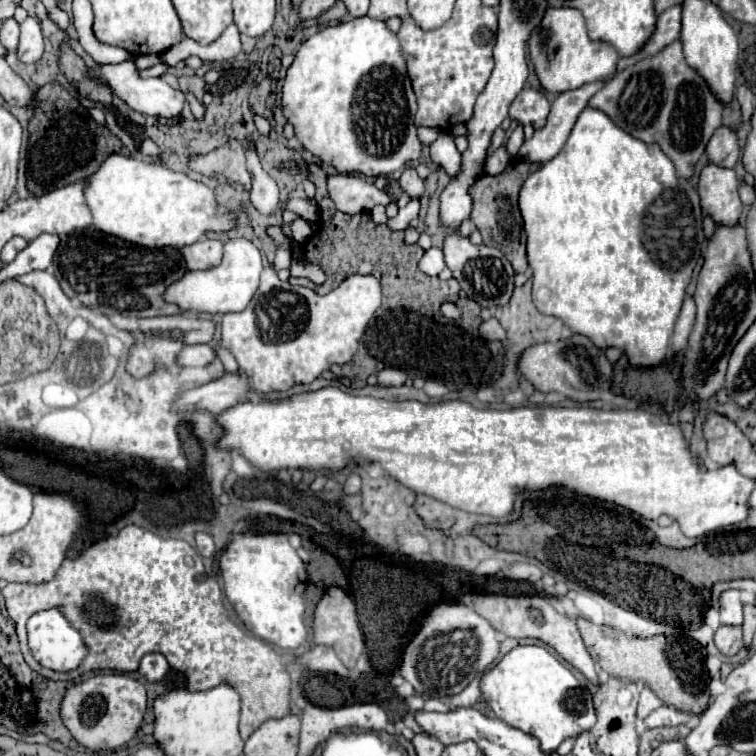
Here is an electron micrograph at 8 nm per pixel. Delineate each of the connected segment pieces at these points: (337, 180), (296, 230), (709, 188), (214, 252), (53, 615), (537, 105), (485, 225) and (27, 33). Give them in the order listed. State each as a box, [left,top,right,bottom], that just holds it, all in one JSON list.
[[329,174,392,214],[291,218,311,244],[697,164,741,226],[181,240,223,270],[27,606,89,672],[509,86,551,130],[469,160,541,272],[17,18,45,64]]

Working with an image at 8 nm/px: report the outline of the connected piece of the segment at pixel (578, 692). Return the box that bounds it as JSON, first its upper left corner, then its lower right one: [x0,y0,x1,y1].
[481,646,597,752]

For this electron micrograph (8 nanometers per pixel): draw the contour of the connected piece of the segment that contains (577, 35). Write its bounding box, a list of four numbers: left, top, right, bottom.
[529,8,619,92]

